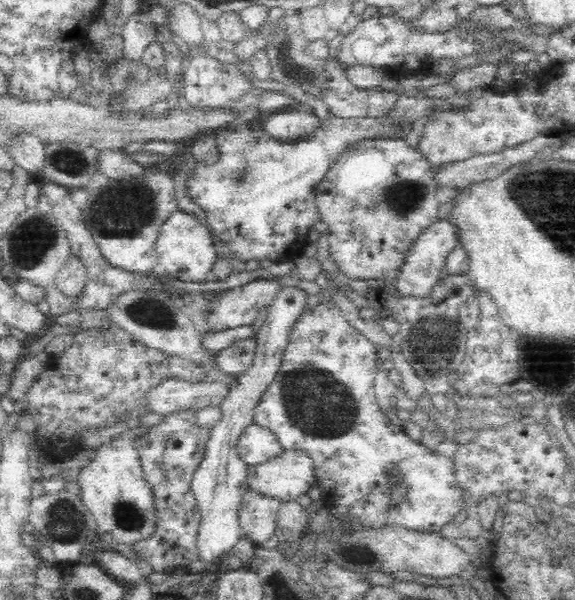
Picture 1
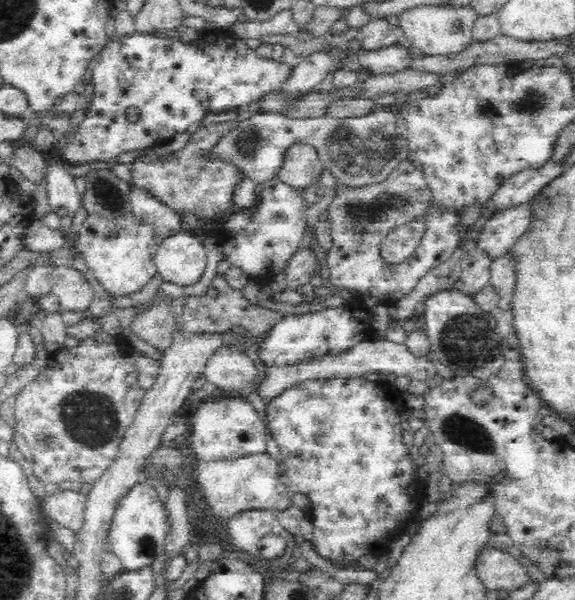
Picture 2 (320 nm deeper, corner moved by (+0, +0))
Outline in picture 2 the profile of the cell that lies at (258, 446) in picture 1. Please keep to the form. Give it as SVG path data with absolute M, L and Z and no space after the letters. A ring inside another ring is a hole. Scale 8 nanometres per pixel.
M218 399L202 402L192 417L191 436L194 451L204 461L231 461L235 458L266 452L268 436L264 421L245 399Z

